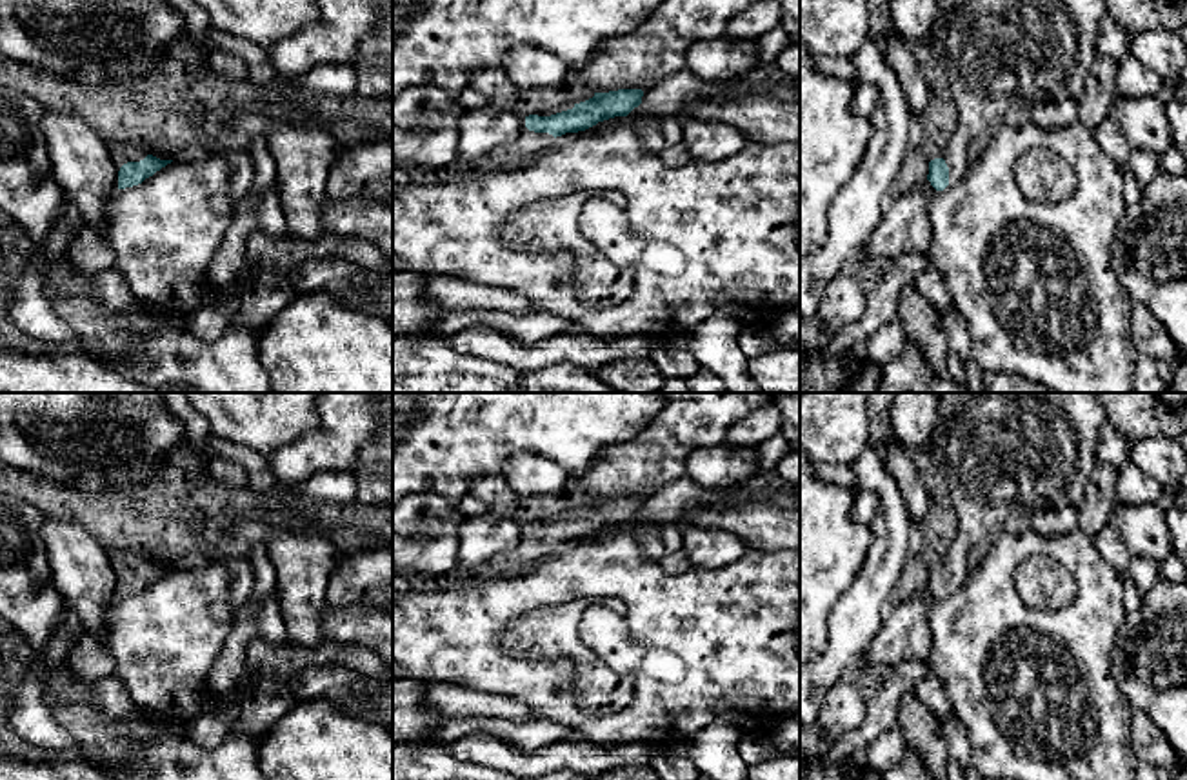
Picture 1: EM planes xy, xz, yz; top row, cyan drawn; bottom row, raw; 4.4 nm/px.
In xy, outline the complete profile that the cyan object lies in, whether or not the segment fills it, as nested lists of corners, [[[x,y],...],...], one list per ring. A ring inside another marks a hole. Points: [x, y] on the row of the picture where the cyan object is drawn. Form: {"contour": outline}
{"contour": [[[107,145],[107,149],[118,167],[118,189],[138,185],[173,162],[145,155],[135,145]]]}

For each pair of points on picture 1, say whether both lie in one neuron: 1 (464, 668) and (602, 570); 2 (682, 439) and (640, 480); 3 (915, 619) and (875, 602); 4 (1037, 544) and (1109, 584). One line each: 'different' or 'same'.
1: same
2: same
3: different
4: same

